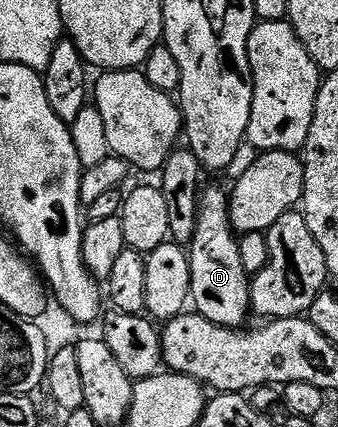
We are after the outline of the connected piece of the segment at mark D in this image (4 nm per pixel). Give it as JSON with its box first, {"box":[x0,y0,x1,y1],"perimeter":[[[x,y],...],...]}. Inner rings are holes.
{"box":[187,187,251,329],"perimeter":[[[205,187],[199,196],[194,237],[187,244],[191,269],[191,307],[196,314],[207,317],[207,321],[215,325],[241,329],[246,326],[245,318],[251,315],[251,276],[243,269],[243,260],[239,258],[239,239],[229,223],[229,196],[217,187]]]}

